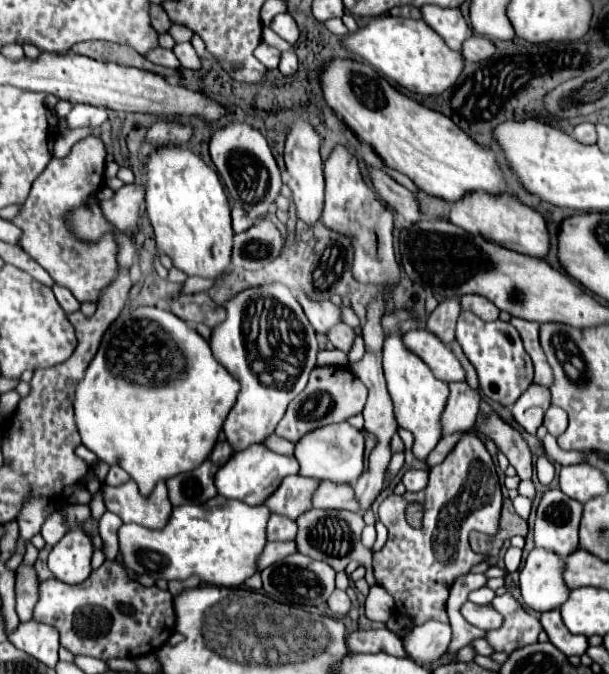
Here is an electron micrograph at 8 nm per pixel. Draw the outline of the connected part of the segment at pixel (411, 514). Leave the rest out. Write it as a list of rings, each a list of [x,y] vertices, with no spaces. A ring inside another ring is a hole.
[[[410,503],[406,507],[406,519],[408,519],[408,523],[412,523],[412,527],[420,527],[422,515],[424,515],[424,507],[420,503]]]

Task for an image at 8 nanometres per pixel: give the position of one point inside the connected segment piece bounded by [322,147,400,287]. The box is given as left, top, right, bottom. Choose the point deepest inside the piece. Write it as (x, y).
(352, 207)

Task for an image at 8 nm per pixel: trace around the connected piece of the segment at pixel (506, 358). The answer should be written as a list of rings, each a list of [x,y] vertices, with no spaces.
[[[462,311],[458,317],[456,339],[462,345],[470,363],[474,365],[480,379],[480,389],[488,399],[510,409],[516,403],[516,399],[532,385],[534,379],[532,361],[512,323],[502,319],[482,321],[472,311]]]

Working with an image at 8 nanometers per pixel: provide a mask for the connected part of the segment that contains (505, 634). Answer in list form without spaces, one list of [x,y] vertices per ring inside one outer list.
[[[510,593],[496,597],[492,605],[504,615],[504,625],[498,631],[488,631],[486,637],[496,651],[512,653],[516,647],[538,641],[538,633],[542,631],[540,619],[530,615]]]

